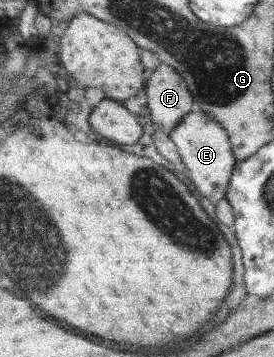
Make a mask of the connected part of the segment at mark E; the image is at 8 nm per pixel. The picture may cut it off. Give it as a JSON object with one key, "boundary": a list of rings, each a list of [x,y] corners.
{"boundary":[[[196,108],[182,118],[169,136],[178,146],[182,166],[185,166],[193,177],[198,192],[214,203],[226,198],[232,174],[235,173],[235,165],[238,162],[227,129],[208,115],[208,112]]]}

